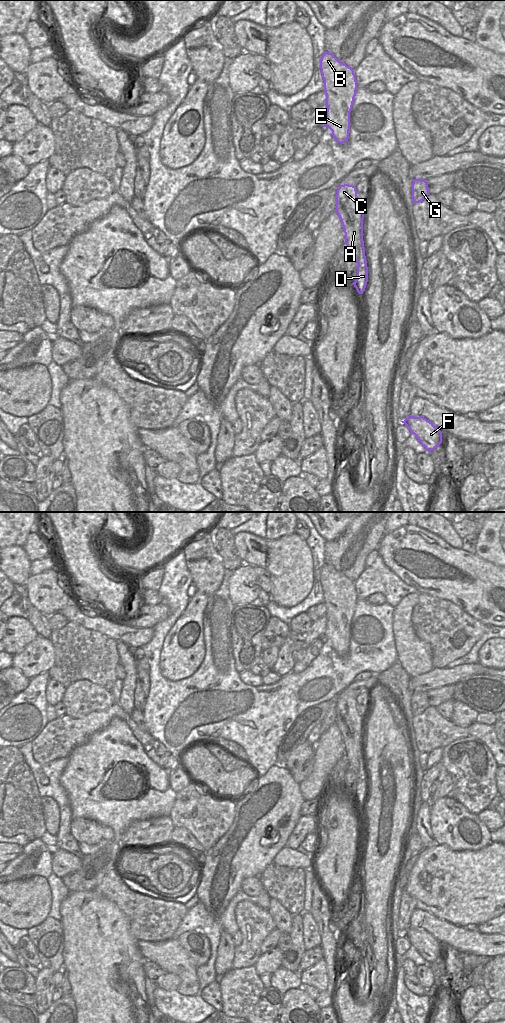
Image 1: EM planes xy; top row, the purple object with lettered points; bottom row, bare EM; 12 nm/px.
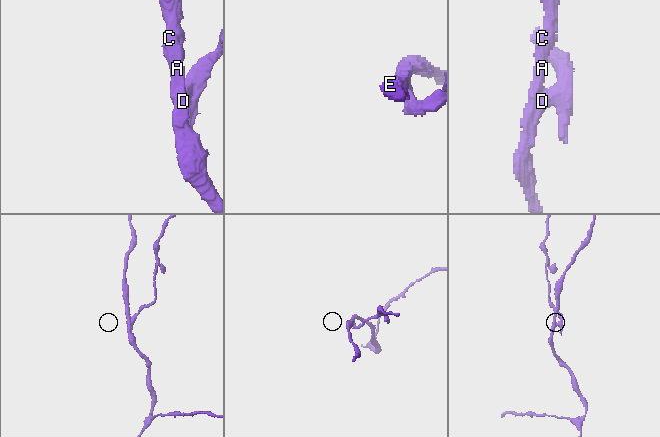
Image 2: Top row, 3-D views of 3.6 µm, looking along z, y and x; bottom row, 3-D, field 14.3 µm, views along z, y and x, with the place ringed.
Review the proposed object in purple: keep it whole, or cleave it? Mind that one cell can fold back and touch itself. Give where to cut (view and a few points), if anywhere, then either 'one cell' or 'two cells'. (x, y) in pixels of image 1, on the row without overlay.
cut in xy along (355, 793), (365, 799); two cells

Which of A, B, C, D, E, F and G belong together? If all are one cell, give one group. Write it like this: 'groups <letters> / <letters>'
groups A B C E F / D G

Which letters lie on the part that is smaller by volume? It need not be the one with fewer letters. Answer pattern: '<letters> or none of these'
D, G

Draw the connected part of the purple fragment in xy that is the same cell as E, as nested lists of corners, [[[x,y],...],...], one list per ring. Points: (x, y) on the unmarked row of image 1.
[[[327,563],[321,569],[320,581],[326,606],[324,639],[332,643],[340,656],[349,650],[350,624],[356,608],[357,593],[354,582]]]

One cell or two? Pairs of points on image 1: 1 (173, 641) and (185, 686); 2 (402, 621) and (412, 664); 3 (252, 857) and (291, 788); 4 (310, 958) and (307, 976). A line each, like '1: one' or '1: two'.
1: two
2: one
3: one
4: two

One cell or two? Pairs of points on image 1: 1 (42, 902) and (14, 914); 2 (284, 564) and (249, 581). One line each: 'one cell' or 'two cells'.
1: one cell
2: two cells

